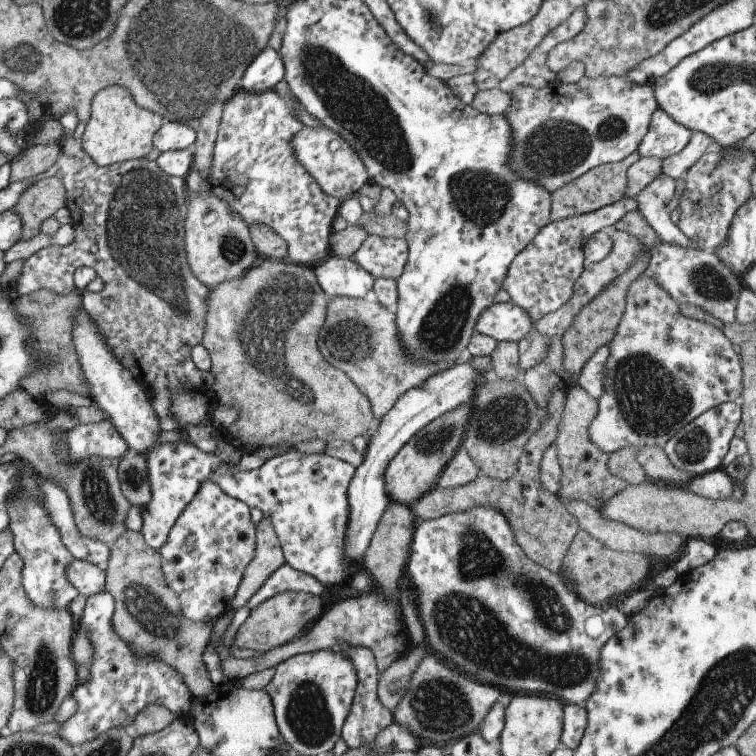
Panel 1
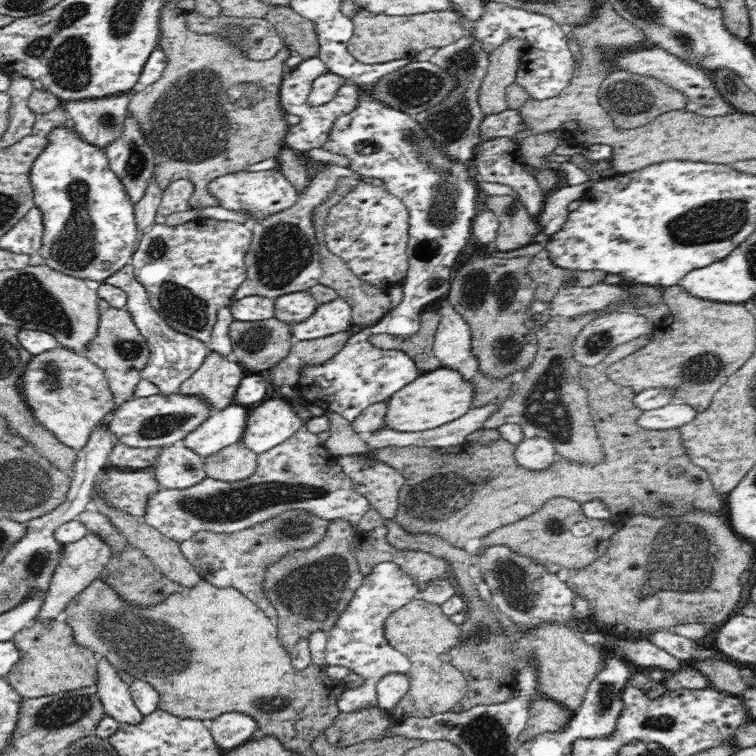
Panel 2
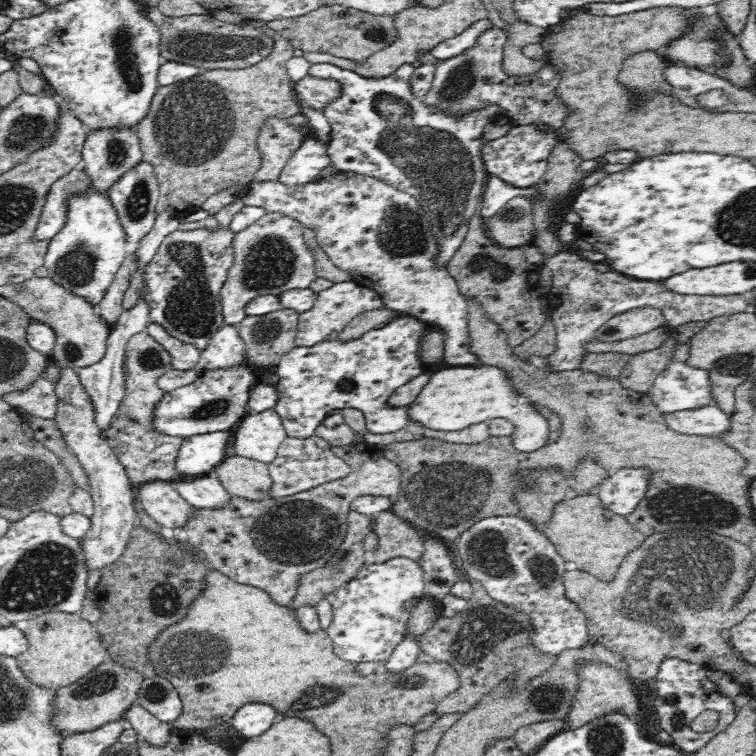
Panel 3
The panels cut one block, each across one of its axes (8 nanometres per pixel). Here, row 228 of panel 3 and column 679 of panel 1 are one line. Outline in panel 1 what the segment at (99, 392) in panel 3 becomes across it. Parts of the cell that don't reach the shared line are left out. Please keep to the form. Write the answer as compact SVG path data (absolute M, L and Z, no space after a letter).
M695 131L692 133L692 136L690 137L690 140L688 141L688 144L676 154L667 156L663 160L662 165L662 172L666 173L670 178L673 178L674 180L683 180L685 176L685 172L695 164L695 162L708 150L714 149L714 142L713 138L710 138L707 134L704 134L700 131Z

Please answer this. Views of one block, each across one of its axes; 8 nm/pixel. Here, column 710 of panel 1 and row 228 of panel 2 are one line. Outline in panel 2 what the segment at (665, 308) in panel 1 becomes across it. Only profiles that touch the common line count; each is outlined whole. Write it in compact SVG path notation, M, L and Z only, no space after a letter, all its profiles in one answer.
M363 180L349 191L338 204L334 204L324 218L326 247L350 268L363 282L389 291L405 280L409 268L407 248L409 241L409 210L406 205L384 186L374 186Z

